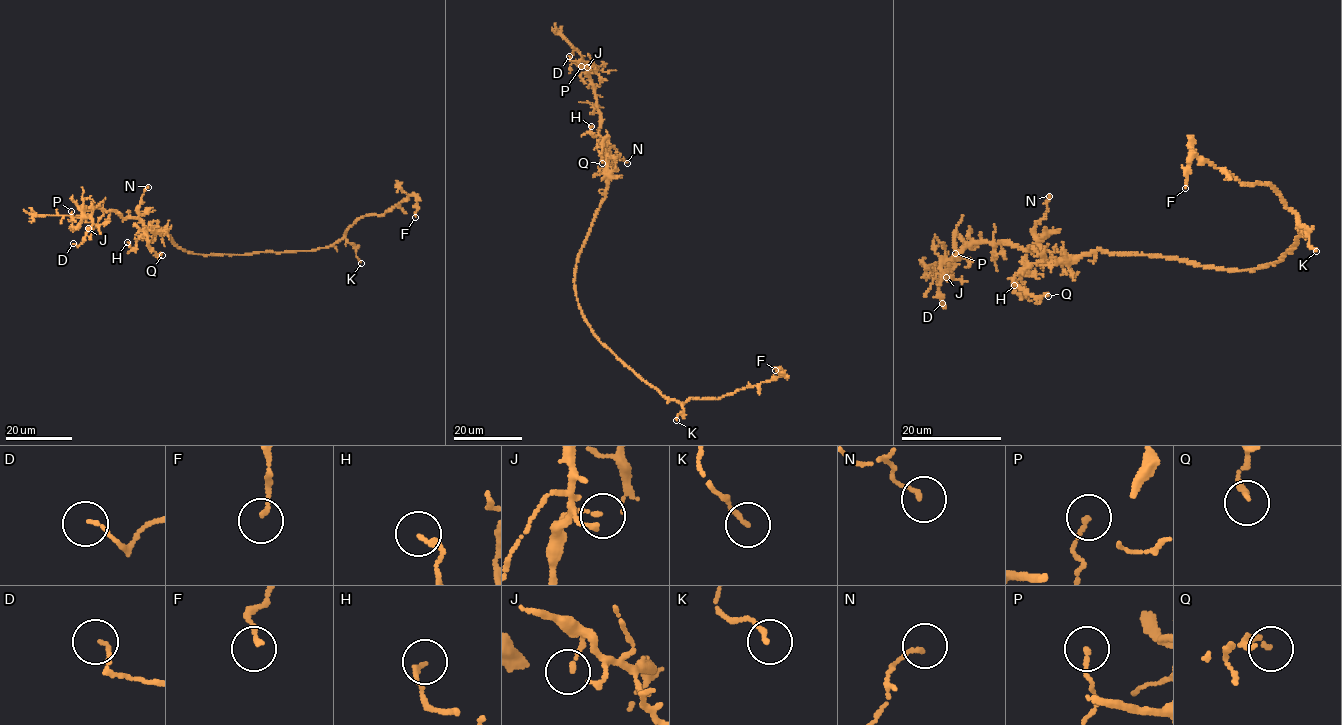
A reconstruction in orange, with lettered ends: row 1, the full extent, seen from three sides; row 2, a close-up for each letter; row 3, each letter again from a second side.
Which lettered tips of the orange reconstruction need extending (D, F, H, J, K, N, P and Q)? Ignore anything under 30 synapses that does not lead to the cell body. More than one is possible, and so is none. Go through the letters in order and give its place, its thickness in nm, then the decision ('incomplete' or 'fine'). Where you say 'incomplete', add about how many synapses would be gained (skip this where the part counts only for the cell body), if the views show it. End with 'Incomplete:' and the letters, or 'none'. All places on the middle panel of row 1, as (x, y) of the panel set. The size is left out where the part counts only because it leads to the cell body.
D: (569, 56) | 90 nm | fine
F: (775, 370) | 130 nm | fine
H: (591, 126) | 140 nm | fine
J: (587, 67) | 130 nm | fine
K: (676, 420) | 150 nm | fine
N: (627, 163) | 120 nm | fine
P: (581, 66) | 130 nm | fine
Q: (602, 163) | 170 nm | fine
Incomplete: none

